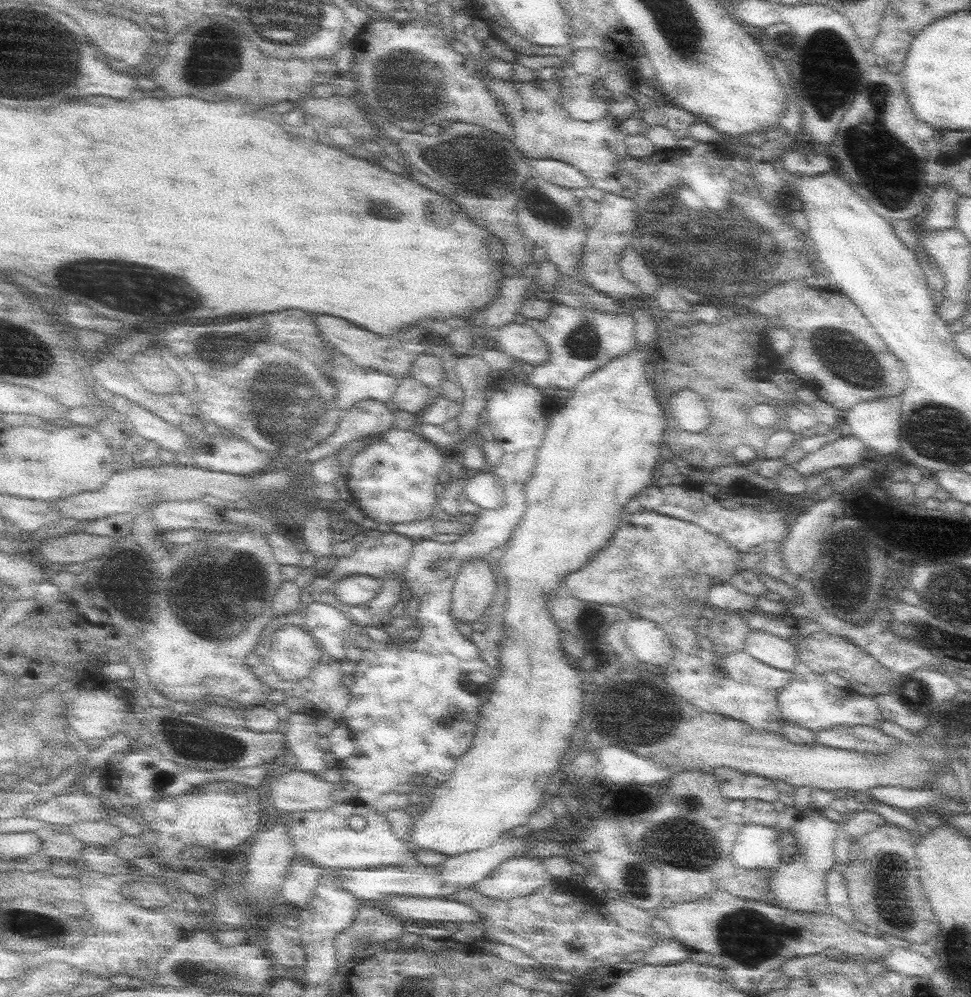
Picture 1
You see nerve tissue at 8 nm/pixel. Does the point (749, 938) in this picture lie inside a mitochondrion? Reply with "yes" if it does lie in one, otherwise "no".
yes

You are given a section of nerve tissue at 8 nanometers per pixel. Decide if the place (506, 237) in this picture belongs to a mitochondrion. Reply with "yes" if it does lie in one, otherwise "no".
no

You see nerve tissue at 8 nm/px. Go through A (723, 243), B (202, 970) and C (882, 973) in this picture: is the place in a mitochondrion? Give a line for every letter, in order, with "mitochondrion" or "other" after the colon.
A: mitochondrion
B: mitochondrion
C: other

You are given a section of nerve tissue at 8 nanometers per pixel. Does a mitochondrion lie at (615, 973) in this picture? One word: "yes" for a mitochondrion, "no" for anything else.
no

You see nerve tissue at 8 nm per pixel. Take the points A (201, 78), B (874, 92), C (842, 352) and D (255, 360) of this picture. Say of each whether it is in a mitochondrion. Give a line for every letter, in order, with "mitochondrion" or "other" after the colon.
A: other
B: mitochondrion
C: mitochondrion
D: mitochondrion

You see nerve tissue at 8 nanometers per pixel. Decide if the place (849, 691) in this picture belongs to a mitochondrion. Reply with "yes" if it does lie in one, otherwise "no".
no

